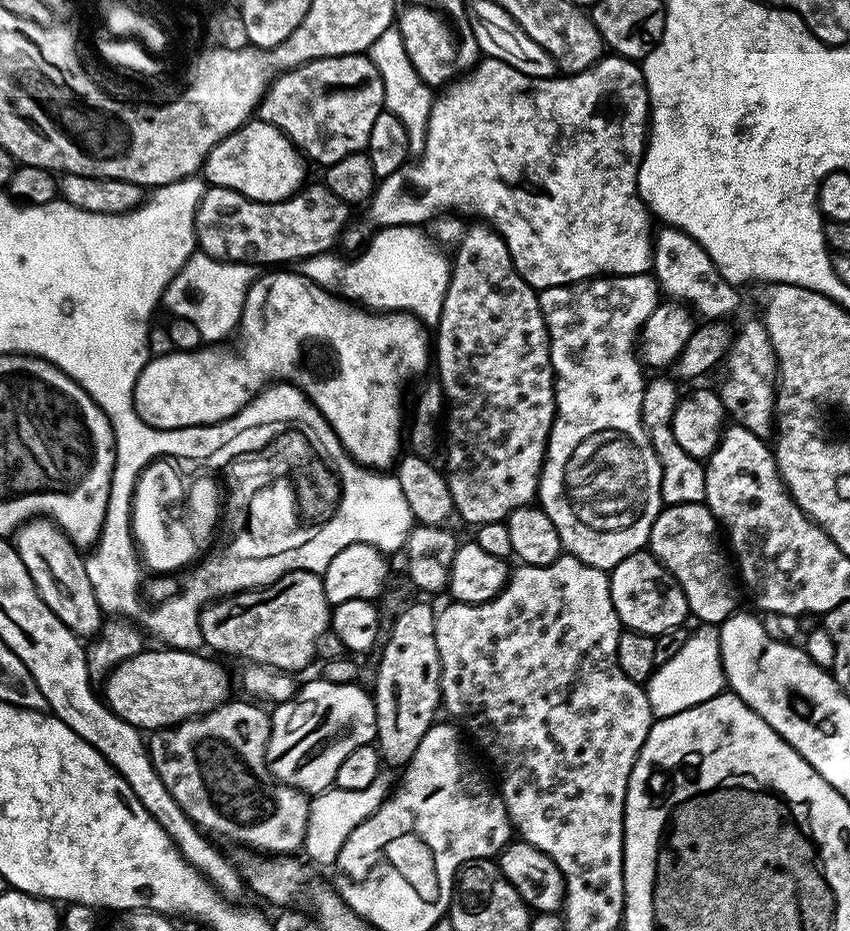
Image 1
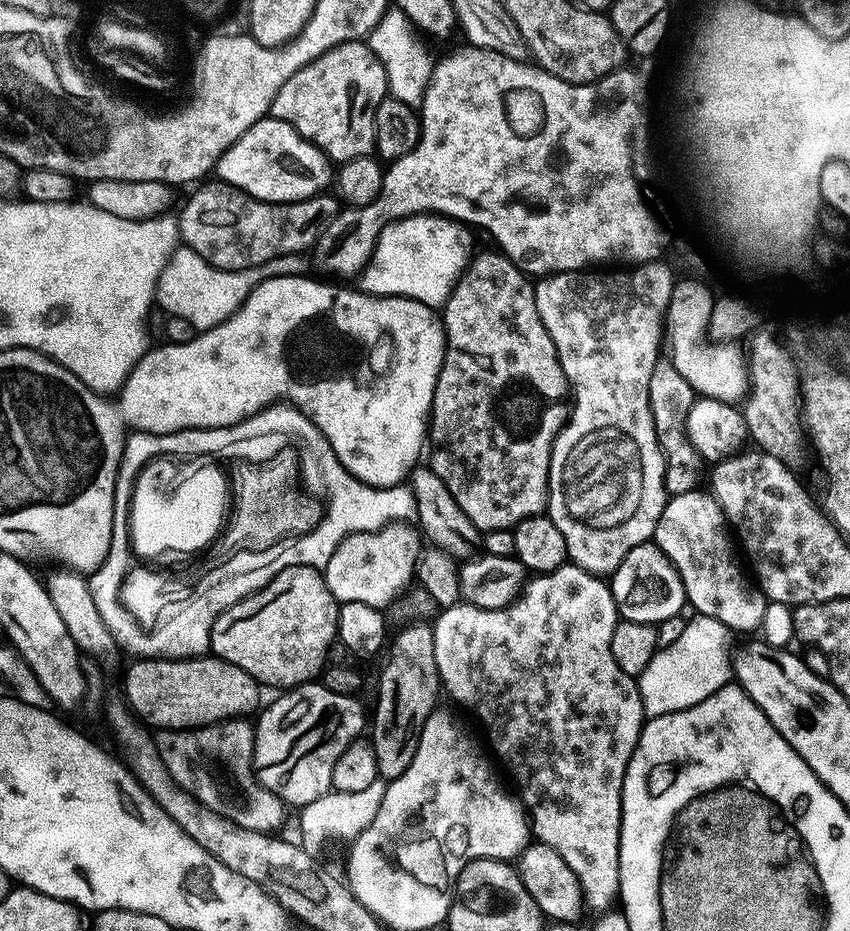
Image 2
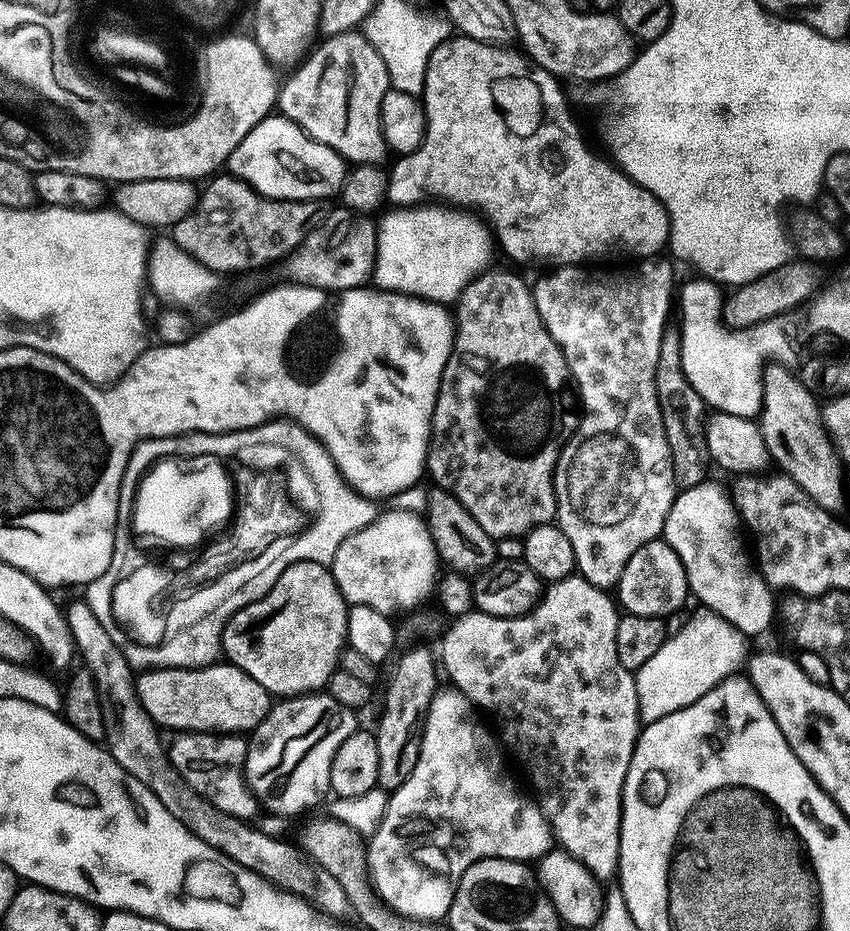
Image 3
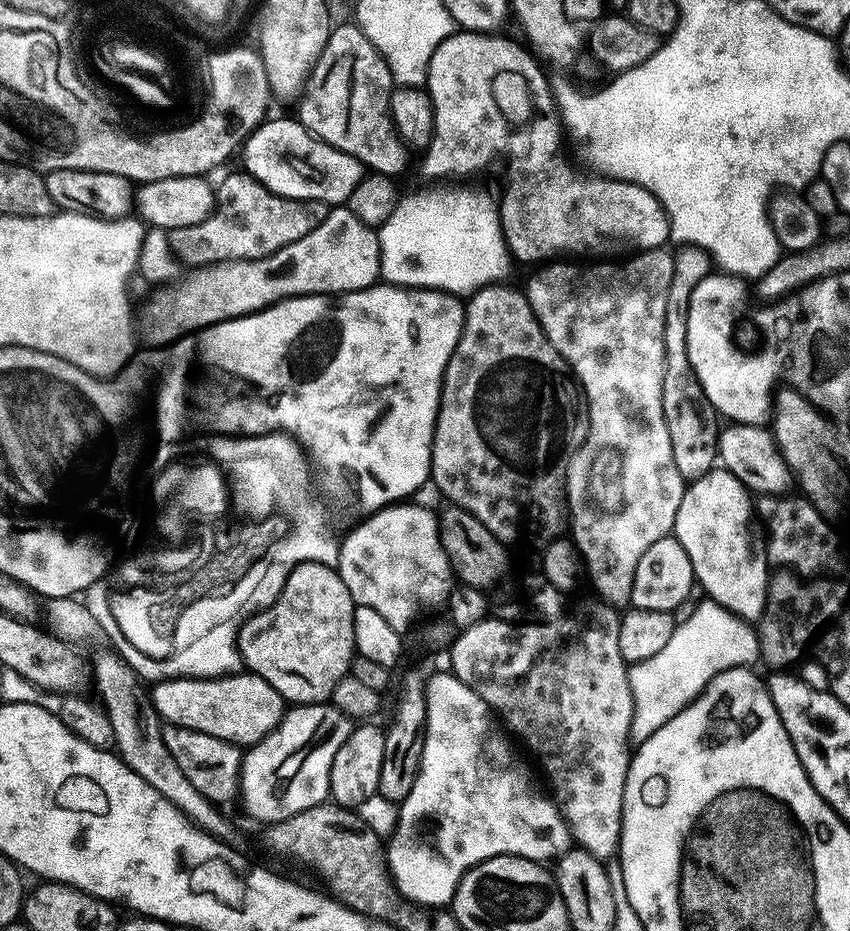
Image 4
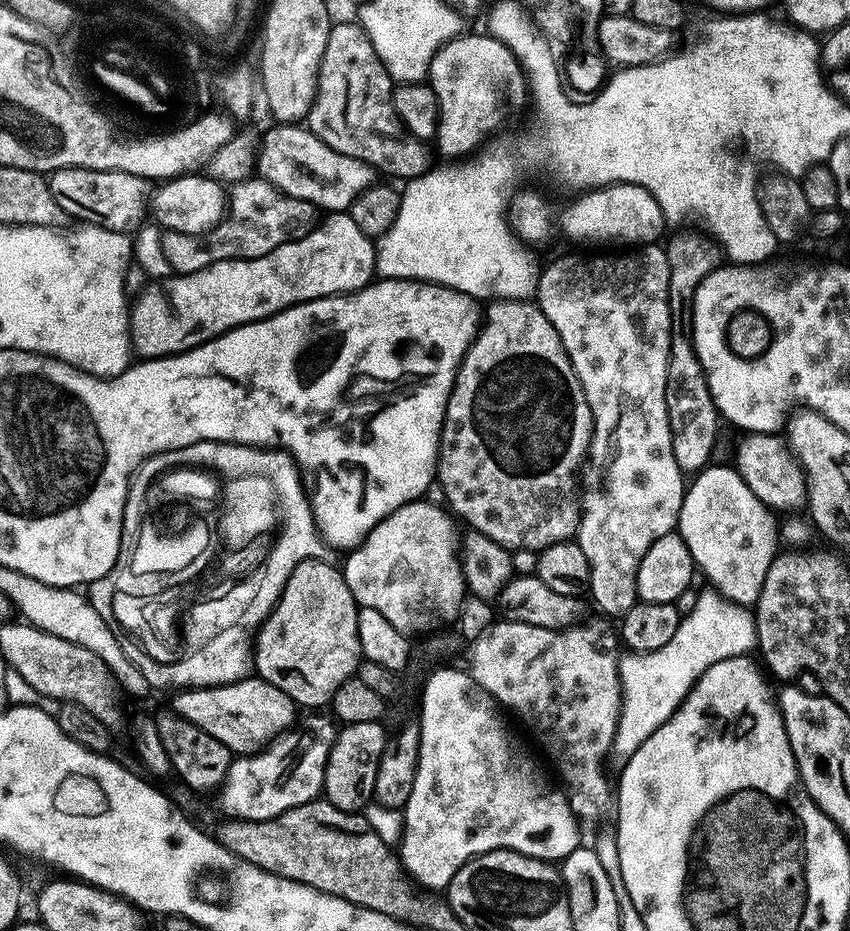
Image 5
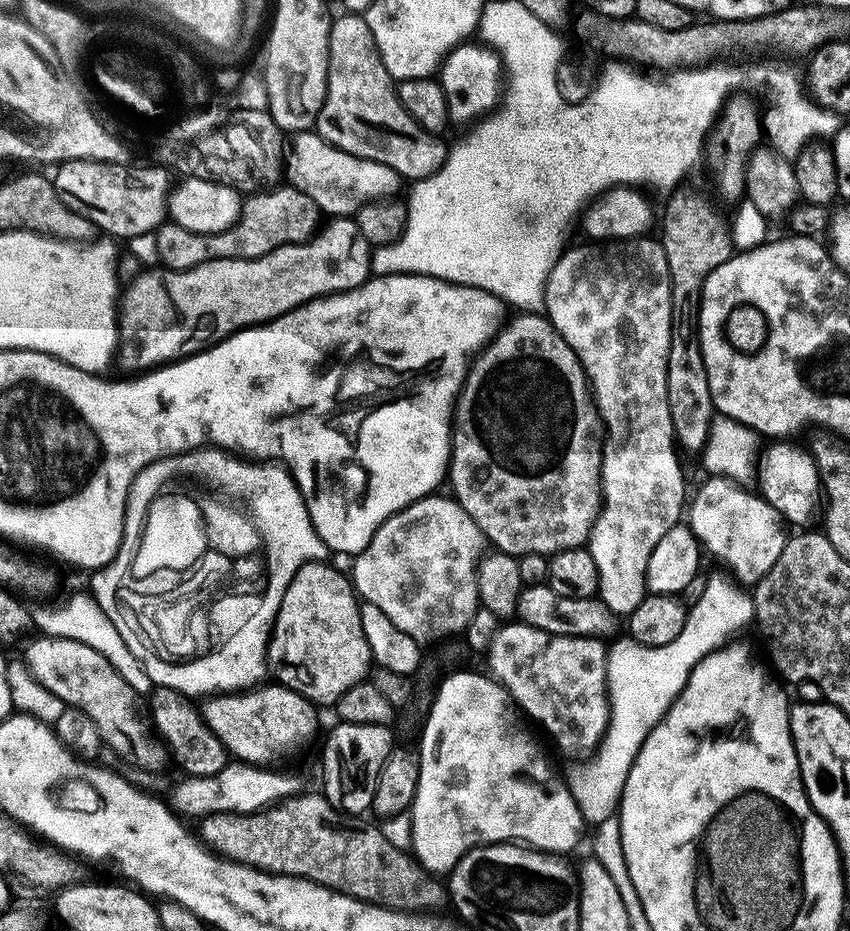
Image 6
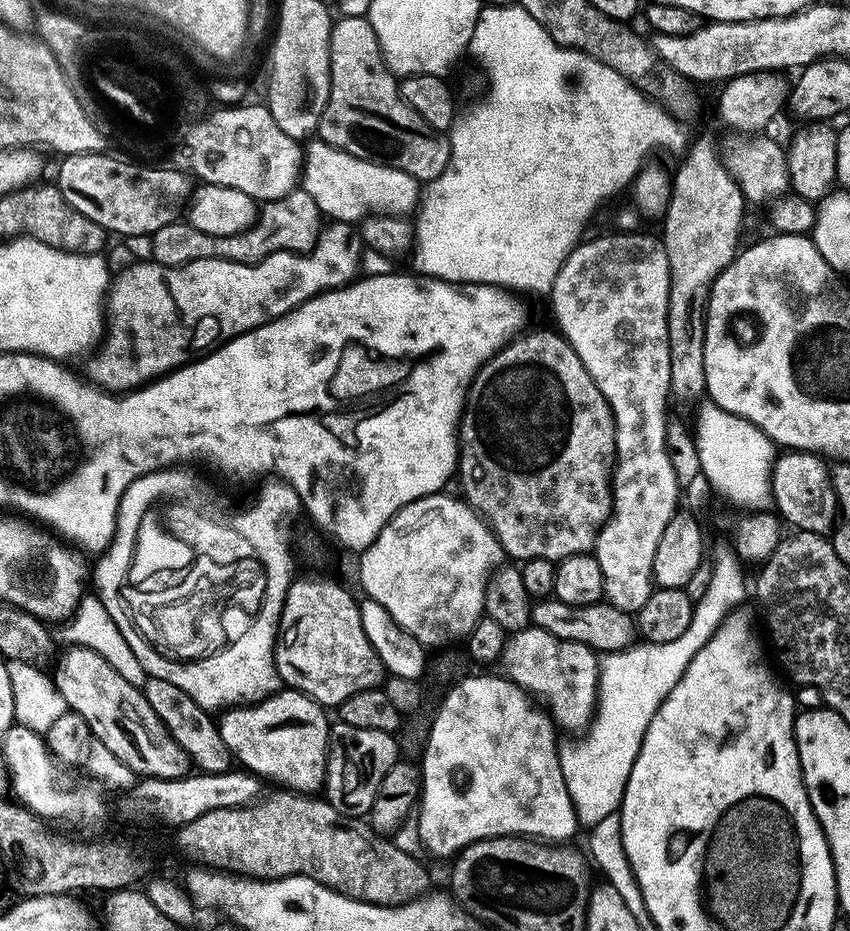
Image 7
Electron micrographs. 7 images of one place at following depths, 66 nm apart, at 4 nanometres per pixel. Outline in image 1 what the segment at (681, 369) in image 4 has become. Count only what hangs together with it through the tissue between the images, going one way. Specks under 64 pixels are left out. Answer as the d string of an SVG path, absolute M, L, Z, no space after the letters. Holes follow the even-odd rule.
M670 378L658 380L649 379L644 385L642 394L642 418L644 429L648 431L648 440L652 449L656 451L656 457L662 470L662 482L660 483L660 499L665 505L670 504L698 504L703 501L706 484L704 482L704 464L686 454L678 442L674 442L672 434L672 414L676 409L678 391L677 383Z

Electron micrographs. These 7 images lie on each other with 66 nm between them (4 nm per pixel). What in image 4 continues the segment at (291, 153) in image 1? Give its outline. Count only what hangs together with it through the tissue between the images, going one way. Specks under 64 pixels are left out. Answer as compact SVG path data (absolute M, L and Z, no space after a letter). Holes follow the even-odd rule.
M265 119L244 141L243 171L279 196L295 200L321 200L329 206L343 205L350 198L354 186L366 174L360 160L312 135L299 119L272 119Z

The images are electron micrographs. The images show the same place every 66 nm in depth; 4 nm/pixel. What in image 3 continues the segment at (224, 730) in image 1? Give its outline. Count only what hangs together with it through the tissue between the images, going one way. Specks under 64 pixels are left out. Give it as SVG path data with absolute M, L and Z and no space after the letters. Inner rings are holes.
M181 732L167 741L168 757L178 774L202 798L234 818L248 822L259 810L261 801L248 786L244 763L248 757L248 740L240 734Z

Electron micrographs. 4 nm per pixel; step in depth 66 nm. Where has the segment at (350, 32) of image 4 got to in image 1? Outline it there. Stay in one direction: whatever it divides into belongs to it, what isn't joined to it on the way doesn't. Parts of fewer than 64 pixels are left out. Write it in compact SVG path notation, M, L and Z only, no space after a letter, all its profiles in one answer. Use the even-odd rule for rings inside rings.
M364 54L312 60L309 64L280 73L261 98L258 111L259 119L270 122L275 128L286 133L309 161L317 160L320 166L327 166L367 149L374 118L378 118L378 114L385 111L382 78L374 62Z

